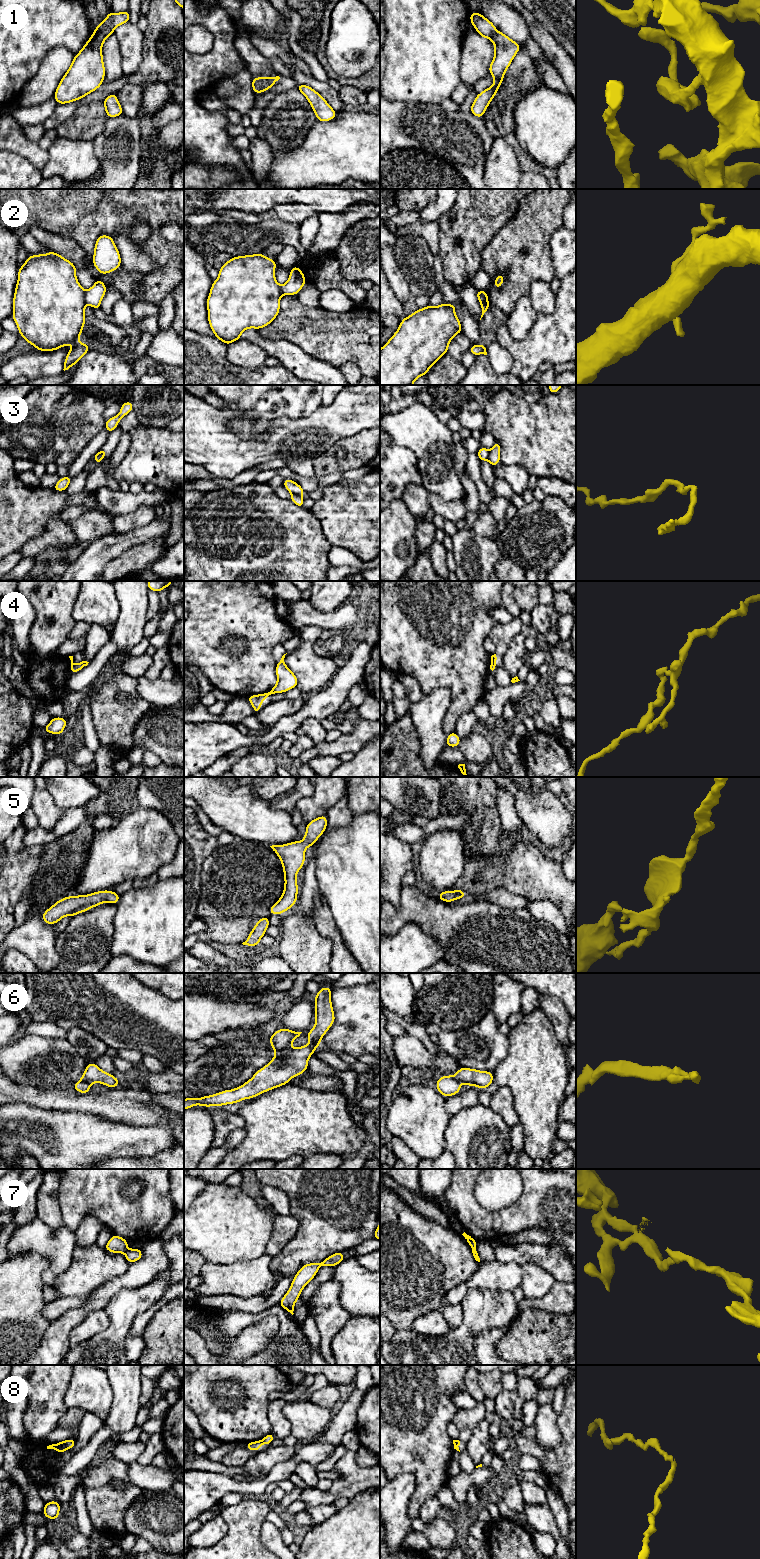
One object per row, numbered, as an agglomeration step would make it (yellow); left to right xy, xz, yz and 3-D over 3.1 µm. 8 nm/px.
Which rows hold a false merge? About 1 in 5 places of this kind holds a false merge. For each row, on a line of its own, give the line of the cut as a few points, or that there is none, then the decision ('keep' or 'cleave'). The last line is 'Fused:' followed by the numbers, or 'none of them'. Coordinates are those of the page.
1: no cut | keep
2: yz (477, 290), (484, 295), (483, 301) | cleave
3: xz (292, 493), (300, 496) | cleave
4: xz (268, 692), (271, 694) | cleave
5: no cut | keep
6: no cut | keep
7: xy (127, 1249), (124, 1252) | cleave
8: no cut | keep
Fused: 2, 3, 4, 7

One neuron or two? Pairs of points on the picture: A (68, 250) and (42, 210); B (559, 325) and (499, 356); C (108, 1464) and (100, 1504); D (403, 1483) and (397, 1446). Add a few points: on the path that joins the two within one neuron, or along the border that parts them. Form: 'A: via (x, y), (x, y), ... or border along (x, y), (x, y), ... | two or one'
A: border along (36, 226), (70, 237), (79, 245) | two
B: border along (495, 340), (511, 356), (510, 372) | two
C: via (108, 1474), (106, 1494) | one
D: border along (390, 1480), (401, 1473), (413, 1473), (415, 1490) | two

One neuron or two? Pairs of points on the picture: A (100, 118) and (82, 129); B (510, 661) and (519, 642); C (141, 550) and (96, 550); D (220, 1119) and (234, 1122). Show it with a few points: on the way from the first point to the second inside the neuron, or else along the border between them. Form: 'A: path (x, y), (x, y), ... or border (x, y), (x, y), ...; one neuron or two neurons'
A: path (96, 118), (93, 118), (86, 125); one neuron
B: path (515, 656), (517, 654), (517, 647); one neuron
C: border (148, 541), (133, 545), (124, 550), (107, 564); two neurons
D: path (223, 1121), (231, 1122); one neuron

